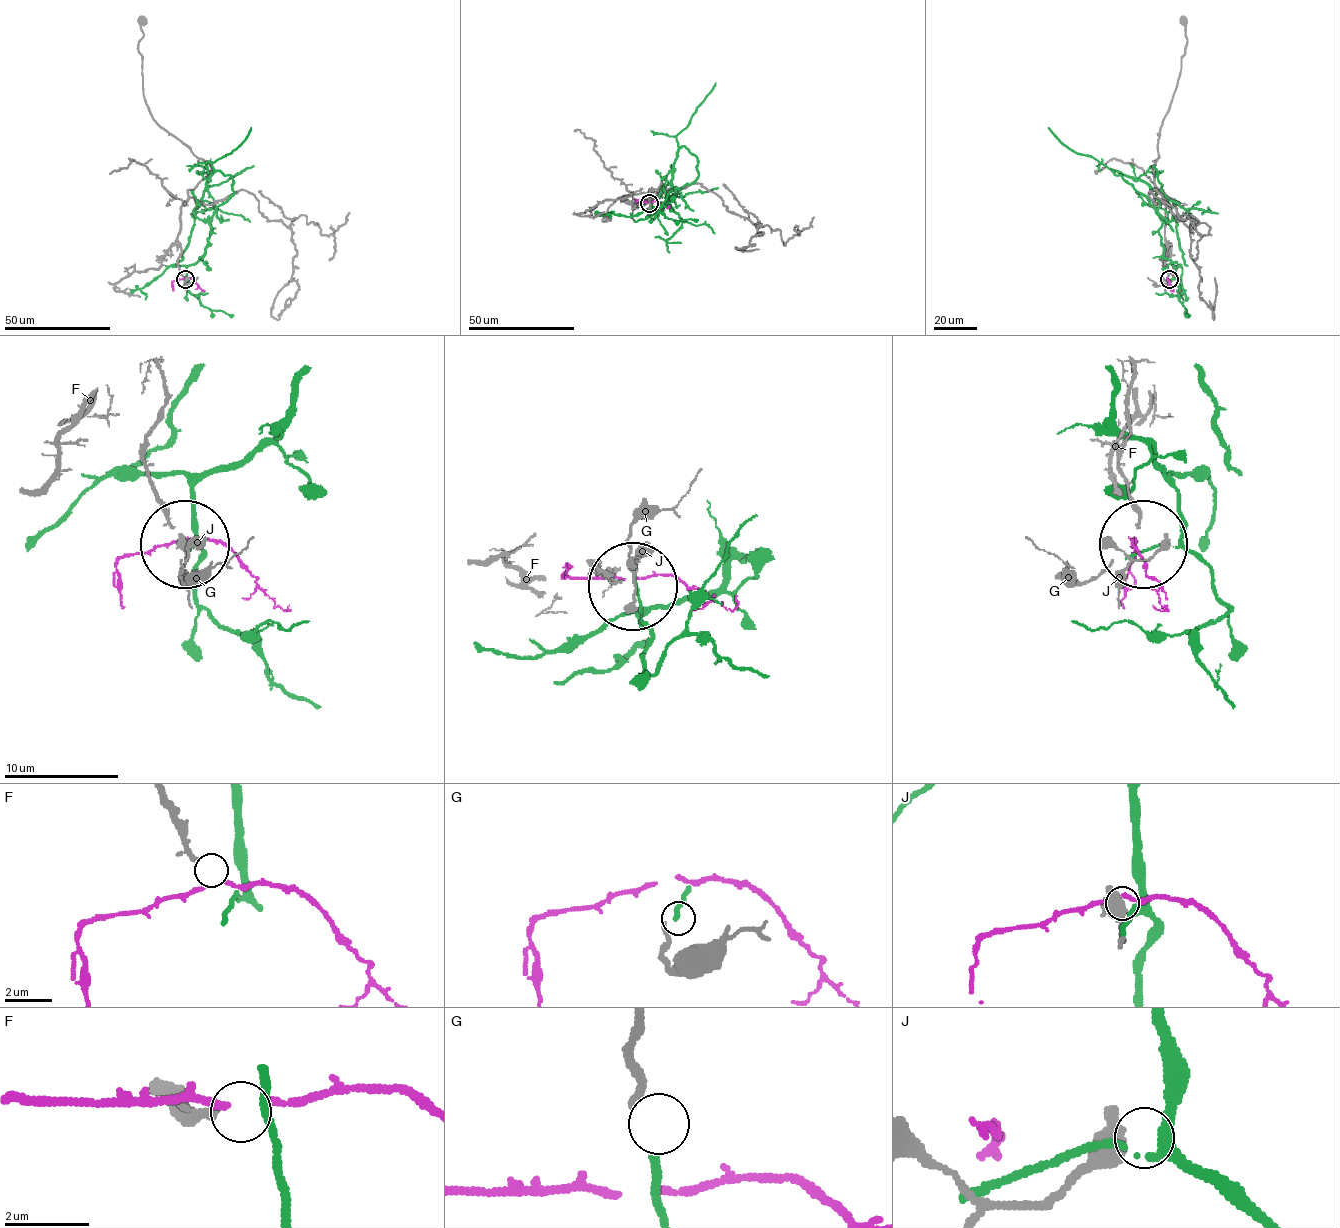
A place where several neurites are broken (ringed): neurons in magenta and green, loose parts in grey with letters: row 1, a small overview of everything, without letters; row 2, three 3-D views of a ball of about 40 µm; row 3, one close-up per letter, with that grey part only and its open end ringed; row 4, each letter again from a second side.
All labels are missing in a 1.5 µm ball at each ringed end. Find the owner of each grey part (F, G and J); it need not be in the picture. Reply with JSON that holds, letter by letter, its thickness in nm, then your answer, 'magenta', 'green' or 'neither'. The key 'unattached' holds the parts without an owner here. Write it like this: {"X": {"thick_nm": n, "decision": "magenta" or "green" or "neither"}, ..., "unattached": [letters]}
{"F": {"thick_nm": 220, "decision": "magenta"}, "G": {"thick_nm": 160, "decision": "green"}, "J": {"thick_nm": 550, "decision": "neither"}, "unattached": ["J"]}

